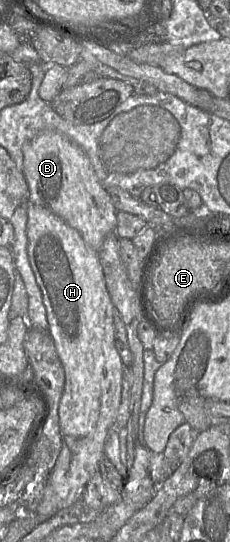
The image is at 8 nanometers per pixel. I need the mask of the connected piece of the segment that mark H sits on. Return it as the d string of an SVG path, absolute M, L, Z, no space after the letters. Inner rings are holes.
M28 202L27 212L28 212L28 221L27 221L28 258L33 273L35 275L36 282L42 293L43 304L46 308L46 315L49 324L49 334L54 341L56 351L58 353L59 359L62 363L65 372L65 385L59 403L59 424L60 424L60 433L62 439L61 452L58 456L58 459L54 465L53 470L51 471L47 479L47 482L43 490L41 501L37 504L34 510L28 510L28 513L22 513L21 515L36 515L36 517L38 518L49 519L60 510L73 505L77 500L81 499L84 486L94 475L94 473L98 471L99 461L103 456L105 456L104 445L105 445L108 431L115 423L118 414L118 409L121 403L124 364L115 347L116 338L115 338L115 330L114 330L114 305L112 303L110 294L106 287L104 272L102 269L98 252L94 251L85 243L82 236L76 229L69 226L66 222L64 222L61 218L59 218L57 215L55 215L48 209Z

